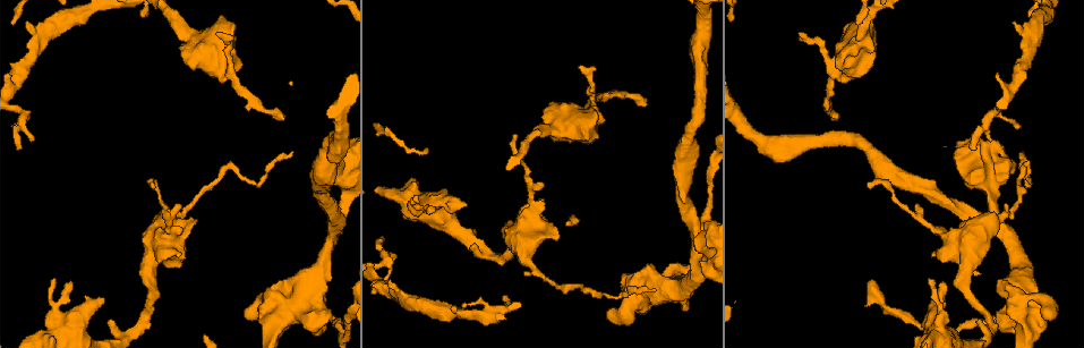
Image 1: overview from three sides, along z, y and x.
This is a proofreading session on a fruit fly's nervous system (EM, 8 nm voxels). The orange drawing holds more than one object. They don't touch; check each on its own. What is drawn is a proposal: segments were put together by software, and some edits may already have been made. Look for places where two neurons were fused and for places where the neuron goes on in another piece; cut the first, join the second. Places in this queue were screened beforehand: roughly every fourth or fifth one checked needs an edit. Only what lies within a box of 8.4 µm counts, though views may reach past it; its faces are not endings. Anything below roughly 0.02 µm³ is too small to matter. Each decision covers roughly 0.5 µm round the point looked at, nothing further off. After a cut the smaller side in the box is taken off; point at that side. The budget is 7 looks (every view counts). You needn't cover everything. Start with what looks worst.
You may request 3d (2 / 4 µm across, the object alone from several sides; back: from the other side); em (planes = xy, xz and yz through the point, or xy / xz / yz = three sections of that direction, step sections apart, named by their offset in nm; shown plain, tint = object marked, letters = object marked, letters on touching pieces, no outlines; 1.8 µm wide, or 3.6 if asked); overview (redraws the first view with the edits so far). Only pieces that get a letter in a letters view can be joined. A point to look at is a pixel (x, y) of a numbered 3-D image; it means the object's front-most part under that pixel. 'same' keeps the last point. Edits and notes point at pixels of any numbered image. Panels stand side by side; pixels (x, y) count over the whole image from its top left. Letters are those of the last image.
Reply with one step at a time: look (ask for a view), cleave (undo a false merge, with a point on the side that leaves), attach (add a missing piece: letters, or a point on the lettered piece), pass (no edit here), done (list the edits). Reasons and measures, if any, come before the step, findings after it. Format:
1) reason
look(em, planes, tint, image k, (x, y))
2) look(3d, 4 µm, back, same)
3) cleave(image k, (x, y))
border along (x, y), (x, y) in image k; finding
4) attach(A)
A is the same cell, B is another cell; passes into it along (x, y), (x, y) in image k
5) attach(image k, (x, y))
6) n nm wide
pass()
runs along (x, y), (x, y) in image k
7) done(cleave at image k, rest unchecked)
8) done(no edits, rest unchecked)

an open end
look(em, planes, letters, image 1, (645, 99))

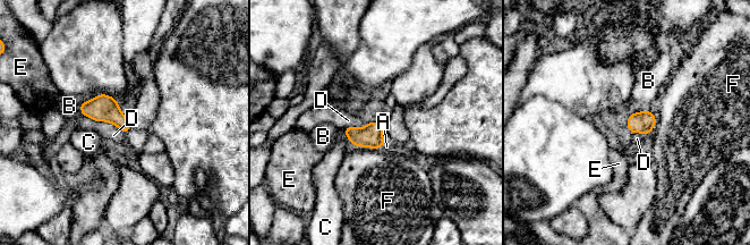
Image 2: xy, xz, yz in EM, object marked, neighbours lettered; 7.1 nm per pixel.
attach(image 2, (386, 146))
A is the same cell, B, C, D, E and F are other cells; passes into it along (369, 136), (383, 143), (386, 146) in image 2; it goes on there

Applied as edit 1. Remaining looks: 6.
thick end
look(3d, 2 µm, image 1, (101, 299))

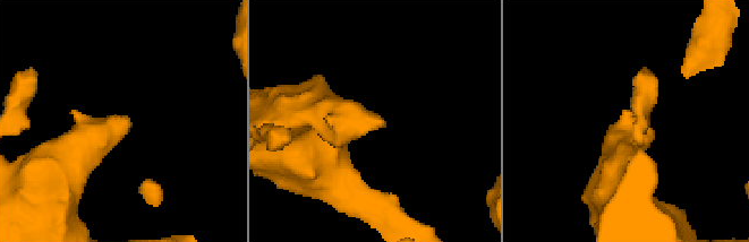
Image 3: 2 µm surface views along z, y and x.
look(em, planes, letters, image 3, (125, 119))

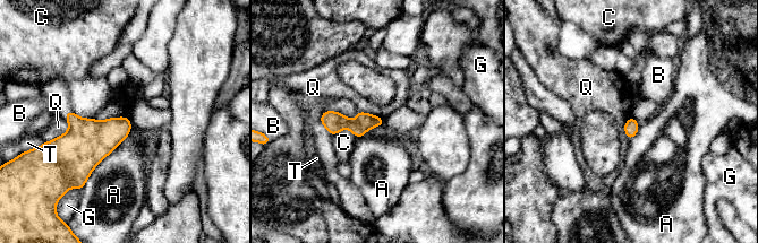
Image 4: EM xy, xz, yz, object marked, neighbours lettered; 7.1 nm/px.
pass()
A, B, C, G, Q and T are other cells; none of them fits

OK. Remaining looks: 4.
look(3d, 2 µm, image 1, (26, 22))

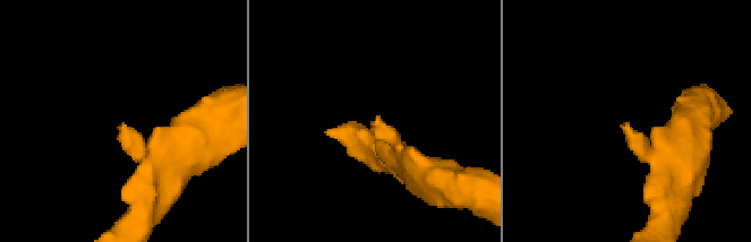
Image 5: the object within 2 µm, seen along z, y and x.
look(em, xy, step 16, tint, image 5, (378, 117))

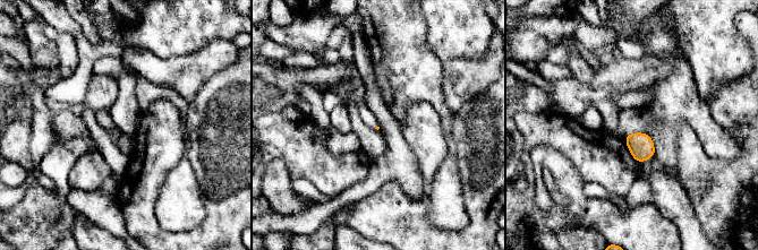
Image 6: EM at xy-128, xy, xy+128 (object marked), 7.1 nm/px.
another direction
look(em, yz, step 4, letters, same)

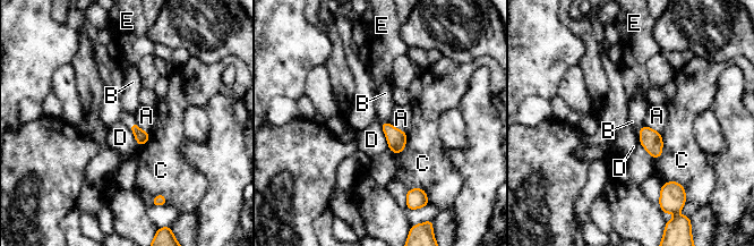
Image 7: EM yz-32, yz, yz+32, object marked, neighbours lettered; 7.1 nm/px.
C touches over 190 nm
pass()
A, B, C, D and E are other cells; border along (643, 124), (640, 129), (639, 140) in image 7; none of them fits

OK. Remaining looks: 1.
done(attach at image 2, rest unchecked)

